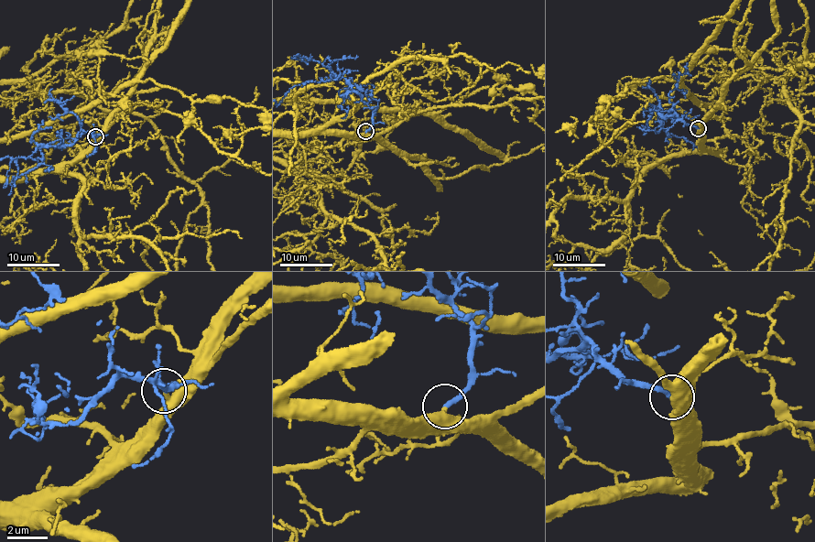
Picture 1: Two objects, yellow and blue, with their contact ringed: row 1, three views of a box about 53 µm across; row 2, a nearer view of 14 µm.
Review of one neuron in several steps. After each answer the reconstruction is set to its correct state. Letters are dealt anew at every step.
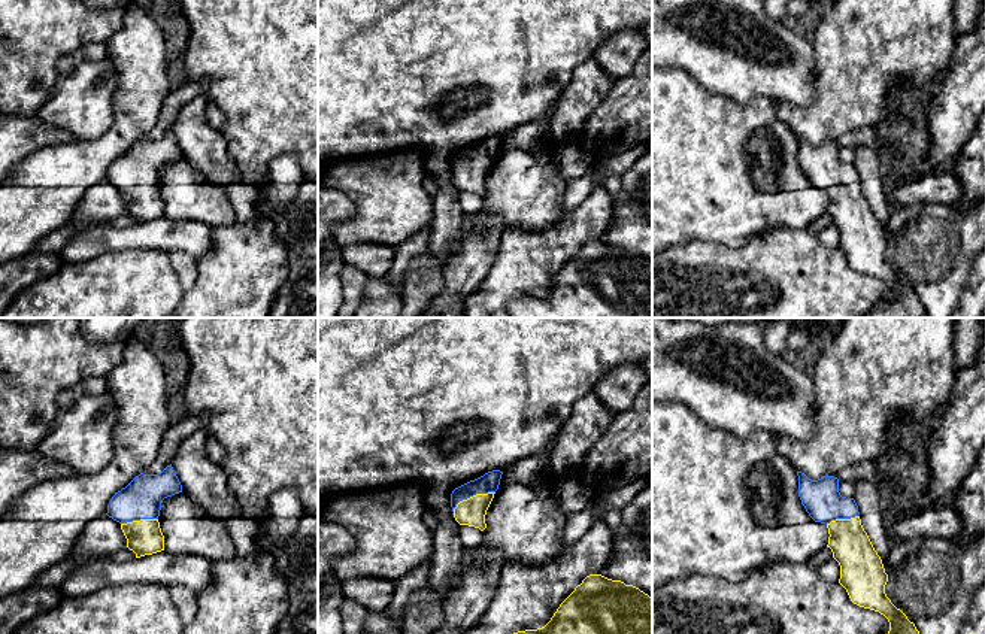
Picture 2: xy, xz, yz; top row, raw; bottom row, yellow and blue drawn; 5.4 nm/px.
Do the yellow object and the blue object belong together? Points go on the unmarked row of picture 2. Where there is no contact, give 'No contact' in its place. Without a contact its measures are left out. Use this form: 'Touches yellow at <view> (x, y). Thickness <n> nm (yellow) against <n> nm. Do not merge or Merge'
Touches yellow at xz (473, 161). Thickness 150 nm (yellow) against 100 nm. Merge

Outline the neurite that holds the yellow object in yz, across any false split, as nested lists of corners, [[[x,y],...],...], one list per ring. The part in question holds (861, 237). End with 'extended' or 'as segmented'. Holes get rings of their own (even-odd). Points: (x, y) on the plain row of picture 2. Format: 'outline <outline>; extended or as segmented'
outline [[[801,137],[797,142],[798,163],[806,178],[828,194],[827,213],[840,231],[839,249],[854,270],[879,277],[889,288],[889,297],[867,318],[927,318],[915,289],[885,260],[888,240],[861,191],[855,166],[840,161],[834,142],[818,146]]]; extended

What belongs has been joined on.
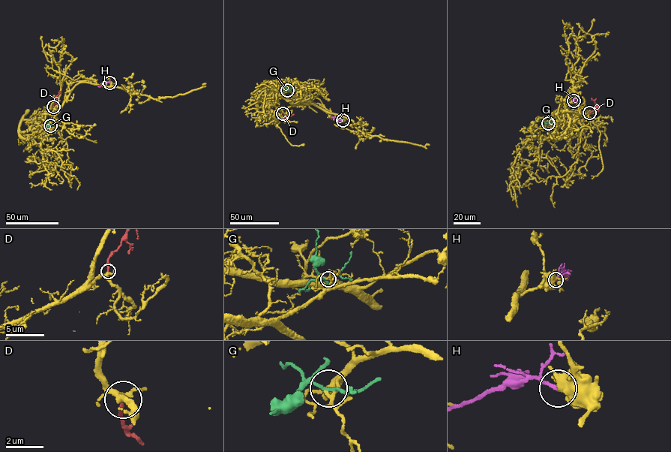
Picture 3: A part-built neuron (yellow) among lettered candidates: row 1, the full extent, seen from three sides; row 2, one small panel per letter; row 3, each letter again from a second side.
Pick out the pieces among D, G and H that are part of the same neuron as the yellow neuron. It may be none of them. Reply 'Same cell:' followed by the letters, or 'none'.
Same cell: D

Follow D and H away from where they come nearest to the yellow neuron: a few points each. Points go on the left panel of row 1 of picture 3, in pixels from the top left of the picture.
D: (53, 106), (56, 96), (61, 93)
H: (109, 82), (97, 85)

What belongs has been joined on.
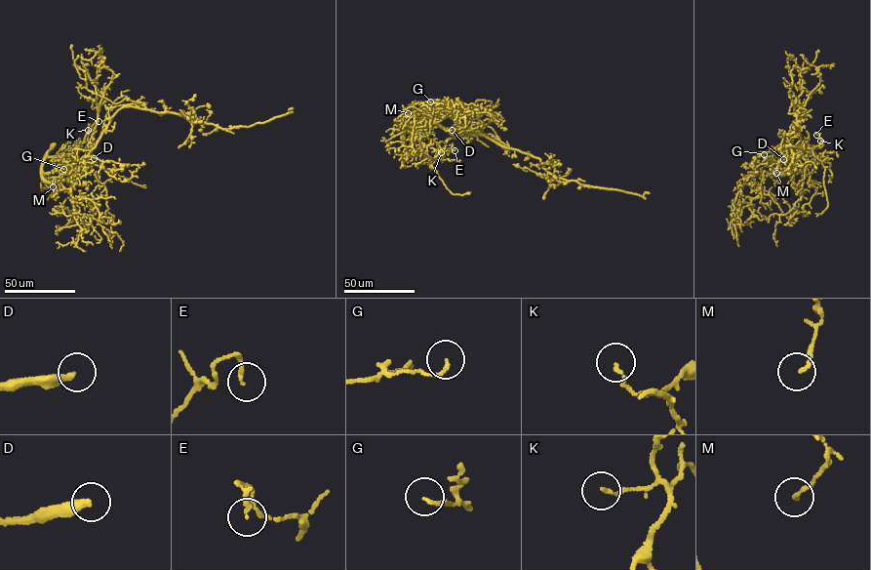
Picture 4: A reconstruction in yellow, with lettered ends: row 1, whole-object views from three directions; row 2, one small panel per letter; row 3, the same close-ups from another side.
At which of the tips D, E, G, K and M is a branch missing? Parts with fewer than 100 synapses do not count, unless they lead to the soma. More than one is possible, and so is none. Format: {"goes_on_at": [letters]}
{"goes_on_at": ["D"]}

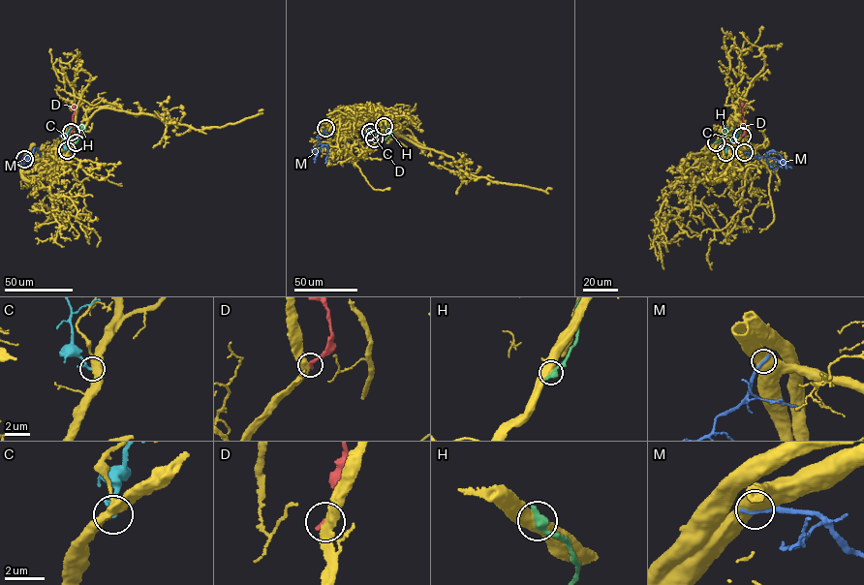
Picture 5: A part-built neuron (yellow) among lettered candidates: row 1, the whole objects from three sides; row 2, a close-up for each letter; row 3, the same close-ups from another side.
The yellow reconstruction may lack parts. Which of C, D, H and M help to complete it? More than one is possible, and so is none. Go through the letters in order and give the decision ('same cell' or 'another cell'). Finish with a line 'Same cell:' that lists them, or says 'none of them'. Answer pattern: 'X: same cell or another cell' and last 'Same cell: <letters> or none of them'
C: another cell
D: another cell
H: another cell
M: another cell
Same cell: none of them

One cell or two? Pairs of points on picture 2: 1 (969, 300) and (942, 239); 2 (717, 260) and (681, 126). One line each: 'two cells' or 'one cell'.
1: two cells
2: two cells

